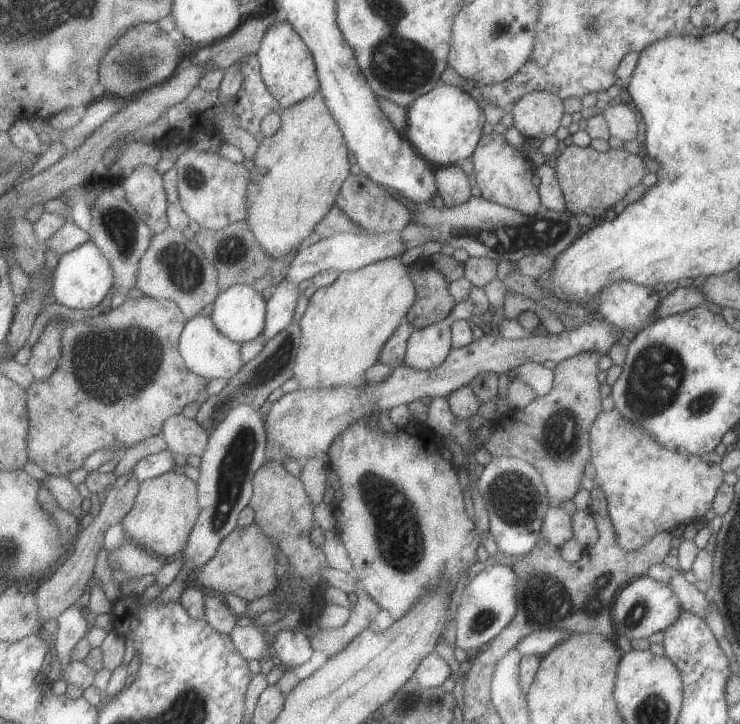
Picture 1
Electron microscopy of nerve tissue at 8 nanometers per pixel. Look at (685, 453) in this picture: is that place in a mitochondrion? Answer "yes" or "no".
no

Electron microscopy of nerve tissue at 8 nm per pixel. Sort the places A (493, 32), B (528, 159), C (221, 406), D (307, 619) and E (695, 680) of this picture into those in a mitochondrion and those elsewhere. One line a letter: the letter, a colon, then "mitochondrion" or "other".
A: mitochondrion
B: other
C: other
D: other
E: other

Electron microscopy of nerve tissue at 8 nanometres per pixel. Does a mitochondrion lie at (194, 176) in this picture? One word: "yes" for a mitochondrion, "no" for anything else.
yes

